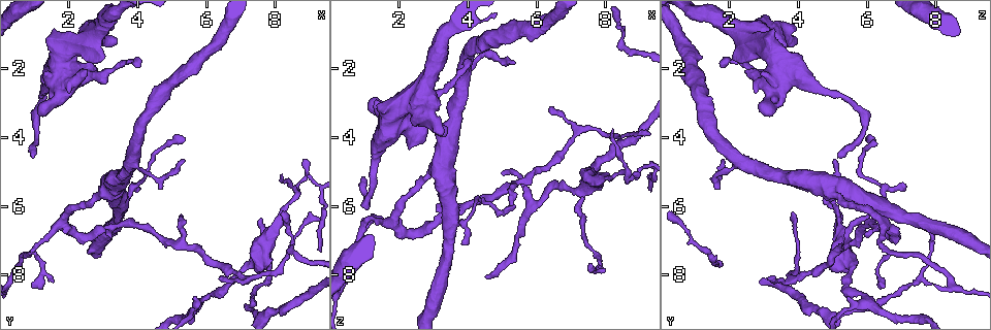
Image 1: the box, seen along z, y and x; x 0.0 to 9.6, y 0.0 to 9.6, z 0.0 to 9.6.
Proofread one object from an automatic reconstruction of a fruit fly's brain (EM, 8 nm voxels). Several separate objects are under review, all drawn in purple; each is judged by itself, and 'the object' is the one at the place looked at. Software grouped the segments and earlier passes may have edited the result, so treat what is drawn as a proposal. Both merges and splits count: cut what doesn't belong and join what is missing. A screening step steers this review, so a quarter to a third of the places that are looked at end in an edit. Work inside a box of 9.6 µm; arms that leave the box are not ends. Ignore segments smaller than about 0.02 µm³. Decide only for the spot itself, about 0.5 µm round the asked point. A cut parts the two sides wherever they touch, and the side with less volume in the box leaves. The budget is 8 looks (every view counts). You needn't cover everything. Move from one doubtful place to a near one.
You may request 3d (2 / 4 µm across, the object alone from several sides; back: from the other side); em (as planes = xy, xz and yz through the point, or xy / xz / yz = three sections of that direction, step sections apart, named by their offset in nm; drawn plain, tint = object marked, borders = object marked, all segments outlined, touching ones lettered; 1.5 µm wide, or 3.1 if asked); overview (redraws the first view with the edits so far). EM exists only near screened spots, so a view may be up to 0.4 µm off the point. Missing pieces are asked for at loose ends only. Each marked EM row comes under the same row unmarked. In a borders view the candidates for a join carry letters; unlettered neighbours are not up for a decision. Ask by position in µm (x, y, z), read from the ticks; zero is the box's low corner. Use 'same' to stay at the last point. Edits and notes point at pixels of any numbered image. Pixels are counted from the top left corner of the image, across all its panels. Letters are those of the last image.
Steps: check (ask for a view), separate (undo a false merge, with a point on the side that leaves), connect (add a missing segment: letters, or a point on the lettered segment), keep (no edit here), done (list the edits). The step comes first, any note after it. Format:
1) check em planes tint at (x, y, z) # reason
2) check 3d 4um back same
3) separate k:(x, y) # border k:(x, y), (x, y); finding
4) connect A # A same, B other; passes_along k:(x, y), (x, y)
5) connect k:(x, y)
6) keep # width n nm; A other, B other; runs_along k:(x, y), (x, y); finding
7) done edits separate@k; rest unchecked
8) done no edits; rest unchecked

check em 3.1um planes tint at (8.80, 5.15, 5.15) # abrupt turn

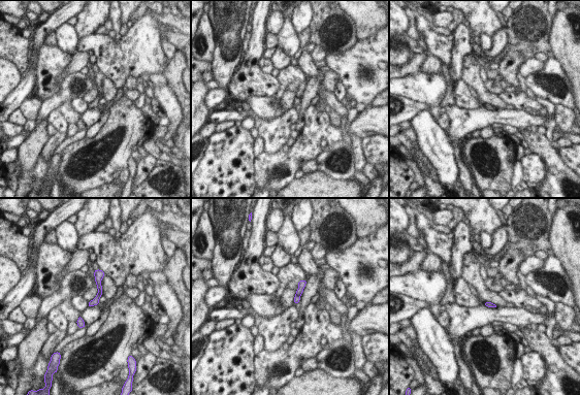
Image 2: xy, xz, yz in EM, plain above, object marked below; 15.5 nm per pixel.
check em 3.1um planes borders same # see the neighbours

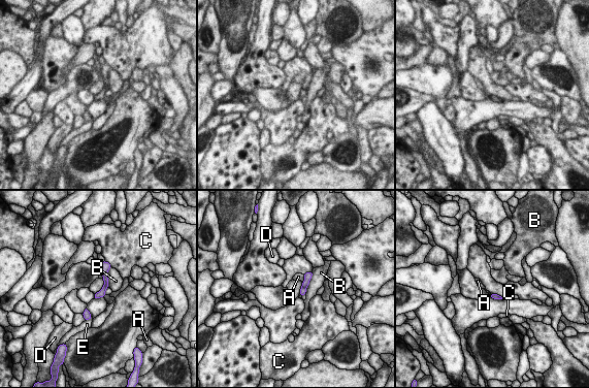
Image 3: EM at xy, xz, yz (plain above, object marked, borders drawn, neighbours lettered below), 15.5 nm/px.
separate 3:(104, 268) # A other, B other, C other, D other, E other; border 3:(104, 282), (107, 285); two neurons meet here

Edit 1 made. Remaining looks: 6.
check em planes borders at (0.95, 4.55, 5.10) # free end

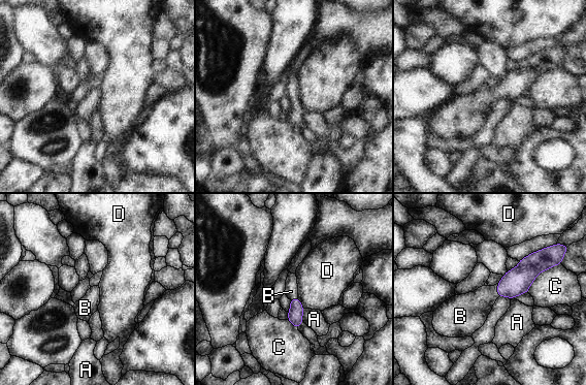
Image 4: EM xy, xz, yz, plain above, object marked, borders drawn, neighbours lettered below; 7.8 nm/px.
connect B # width 110 nm; A other, B same, C other, D other; it goes on there

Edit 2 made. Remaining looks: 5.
check em yz step 8 borders at (2.55, 2.00, 2.50) # an open end

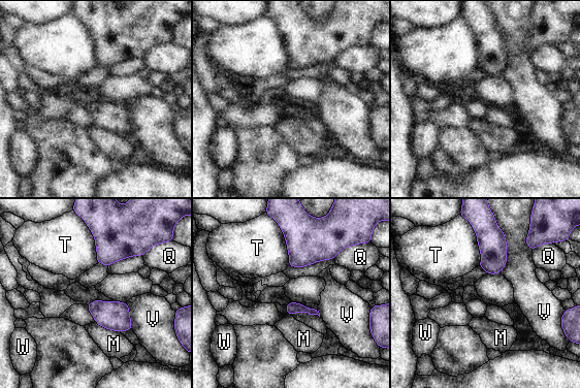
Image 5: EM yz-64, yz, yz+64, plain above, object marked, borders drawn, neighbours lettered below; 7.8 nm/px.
check em planes borders same # another direction

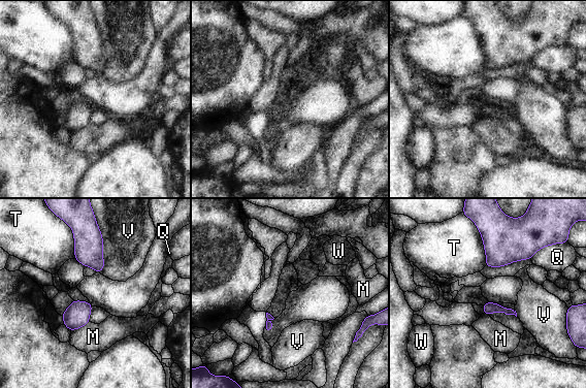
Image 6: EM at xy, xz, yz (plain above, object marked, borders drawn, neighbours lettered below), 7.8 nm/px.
keep # M other, Q other, T other, V other, W other; border 6:(89, 321), (71, 331); no lettered segment goes on from it

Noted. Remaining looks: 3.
done edits separate@3, connect@4; rest unchecked

